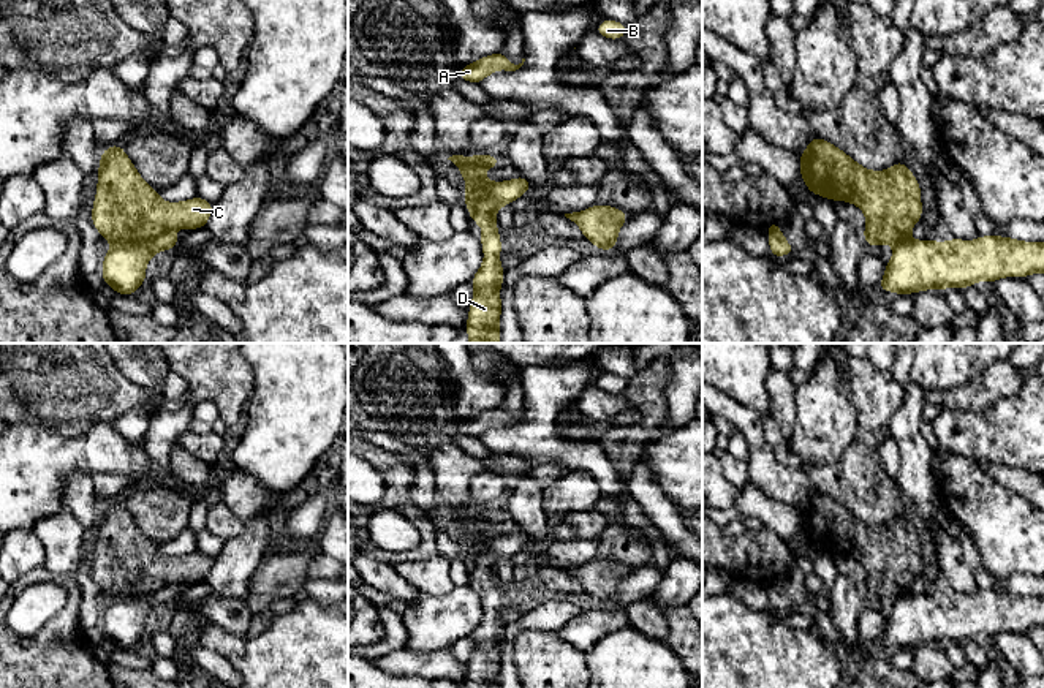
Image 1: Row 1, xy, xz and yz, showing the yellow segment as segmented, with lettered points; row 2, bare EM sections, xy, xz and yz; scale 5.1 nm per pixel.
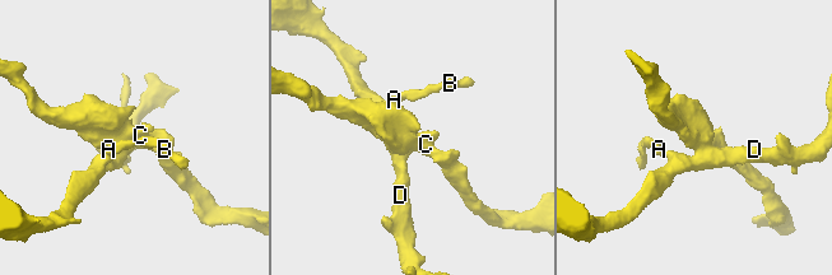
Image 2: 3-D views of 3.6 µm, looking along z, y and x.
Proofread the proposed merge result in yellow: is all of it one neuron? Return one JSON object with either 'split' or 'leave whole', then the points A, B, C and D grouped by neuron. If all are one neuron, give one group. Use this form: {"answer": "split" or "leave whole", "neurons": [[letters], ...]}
{"answer": "split", "neurons": [["A", "B", "D"], ["C"]]}

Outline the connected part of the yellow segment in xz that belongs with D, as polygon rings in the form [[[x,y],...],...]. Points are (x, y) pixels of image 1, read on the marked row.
[[[520,174],[513,180],[482,182],[478,185],[468,185],[465,190],[463,204],[470,212],[470,220],[482,228],[479,240],[484,251],[484,261],[470,280],[475,286],[465,324],[470,343],[500,343],[501,296],[498,294],[498,289],[503,286],[505,270],[500,264],[501,239],[498,236],[500,228],[495,223],[495,215],[500,207],[513,204],[517,198],[527,195],[531,185],[533,183]]]

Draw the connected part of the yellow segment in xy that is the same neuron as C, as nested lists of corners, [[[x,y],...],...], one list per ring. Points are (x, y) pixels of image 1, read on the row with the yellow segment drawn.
[[[120,144],[101,152],[96,174],[92,223],[112,245],[138,244],[182,228],[204,228],[215,206],[201,196],[165,202]]]

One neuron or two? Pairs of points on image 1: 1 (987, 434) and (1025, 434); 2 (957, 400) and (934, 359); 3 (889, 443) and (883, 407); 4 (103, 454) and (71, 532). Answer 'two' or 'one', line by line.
1: one
2: two
3: two
4: two

